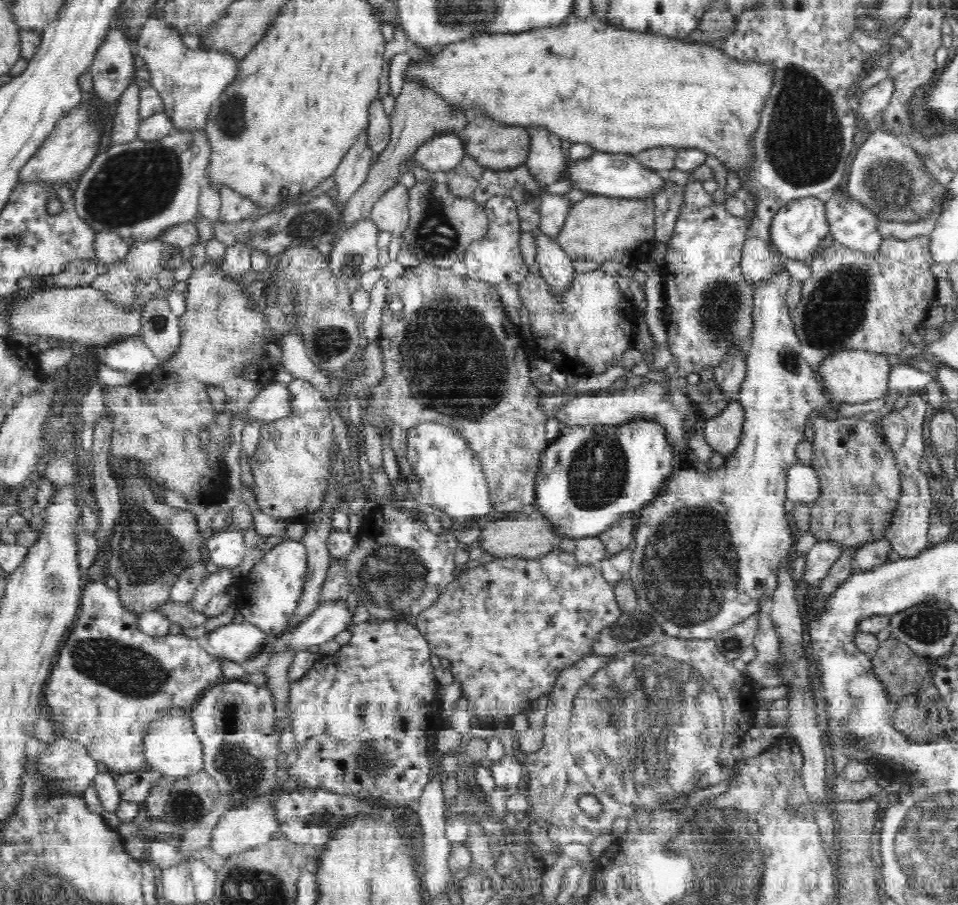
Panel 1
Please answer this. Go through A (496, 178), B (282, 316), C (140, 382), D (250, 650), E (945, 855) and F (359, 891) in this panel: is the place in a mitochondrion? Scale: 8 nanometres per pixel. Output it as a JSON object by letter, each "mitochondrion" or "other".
{"A":"other","B":"other","C":"other","D":"other","E":"mitochondrion","F":"other"}

